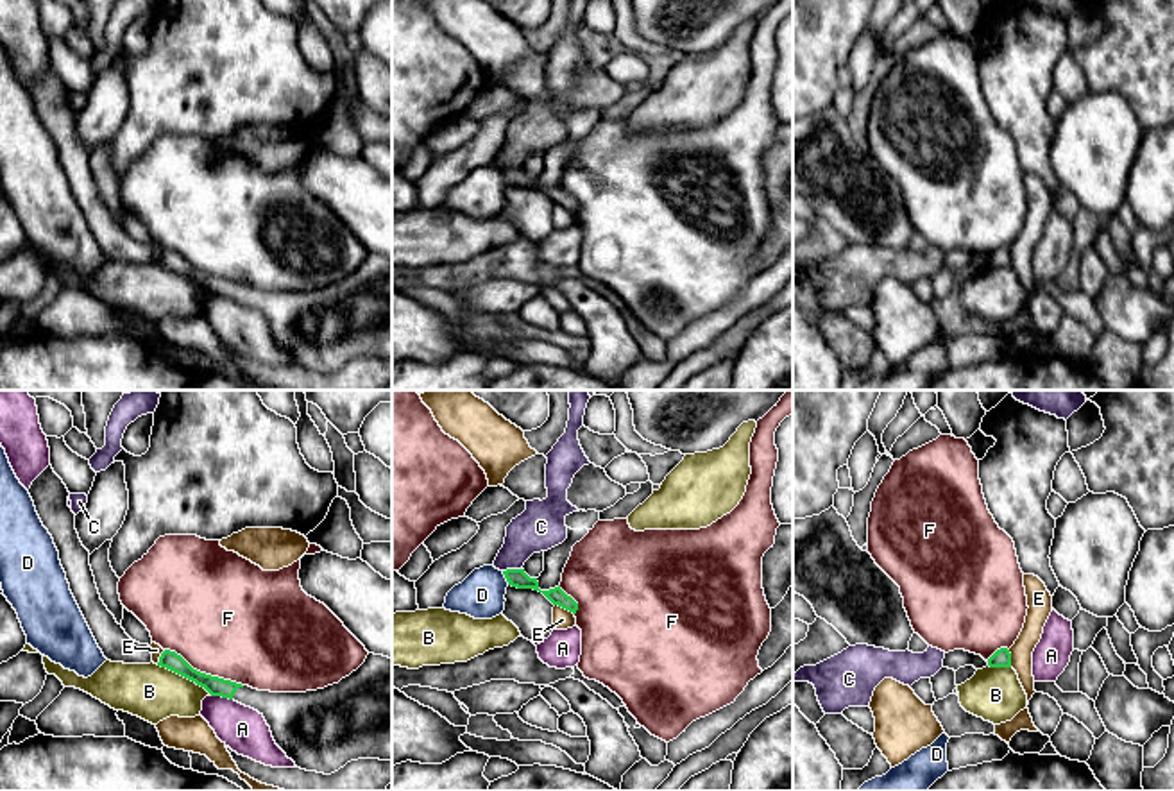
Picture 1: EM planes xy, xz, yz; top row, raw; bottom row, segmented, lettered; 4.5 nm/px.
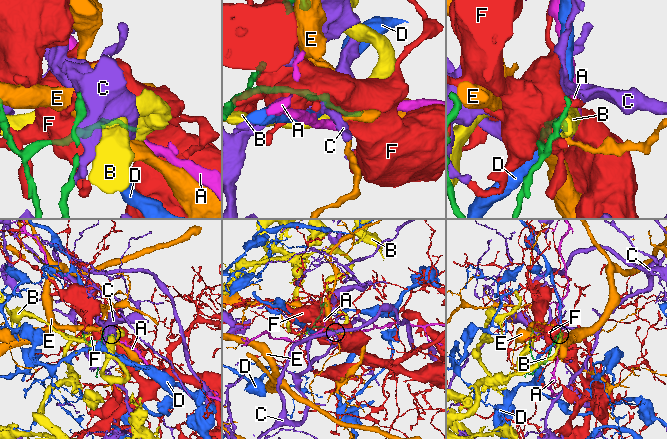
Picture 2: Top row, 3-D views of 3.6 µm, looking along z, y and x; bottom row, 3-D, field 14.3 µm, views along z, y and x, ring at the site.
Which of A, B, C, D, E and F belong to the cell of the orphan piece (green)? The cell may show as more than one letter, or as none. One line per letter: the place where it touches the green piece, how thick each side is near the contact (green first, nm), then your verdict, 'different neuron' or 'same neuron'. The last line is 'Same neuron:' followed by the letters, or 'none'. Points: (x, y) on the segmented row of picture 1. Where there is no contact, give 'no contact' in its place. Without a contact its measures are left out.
A: xy (221, 695) | 90/200 nm | different neuron
B: xy (183, 675) | 90/260 nm | different neuron
C: xz (512, 569) | 80/220 nm | different neuron
D: xz (505, 577) | 80/200 nm | different neuron
E: xz (564, 607) | 80/90 nm | different neuron
F: xy (204, 673) | 90/500 nm | different neuron
Same neuron: none

